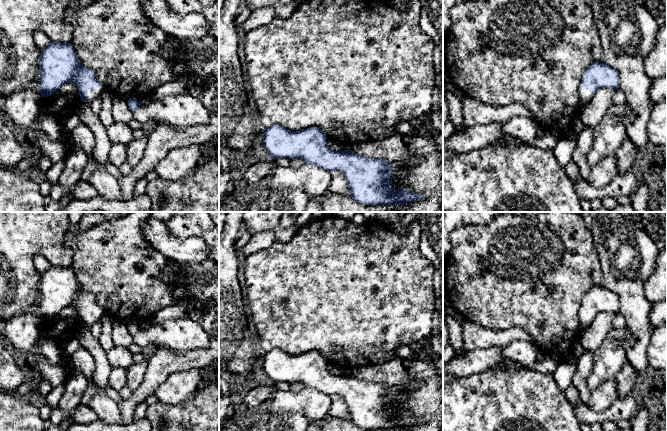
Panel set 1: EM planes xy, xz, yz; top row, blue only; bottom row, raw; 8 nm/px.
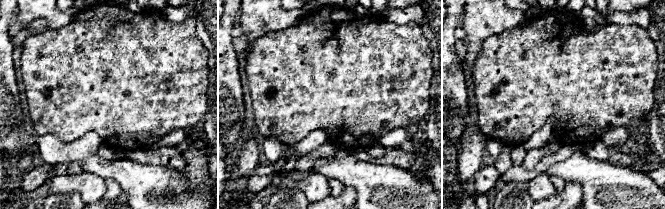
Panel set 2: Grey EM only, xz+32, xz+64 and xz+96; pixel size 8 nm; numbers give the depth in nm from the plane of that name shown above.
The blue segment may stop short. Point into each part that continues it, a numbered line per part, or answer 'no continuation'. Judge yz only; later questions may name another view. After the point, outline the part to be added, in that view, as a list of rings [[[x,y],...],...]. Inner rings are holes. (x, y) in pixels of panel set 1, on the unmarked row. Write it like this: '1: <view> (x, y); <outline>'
1: yz (585, 320); [[[580,312],[580,324],[583,328],[587,328],[593,323],[594,317],[590,317],[588,313]]]

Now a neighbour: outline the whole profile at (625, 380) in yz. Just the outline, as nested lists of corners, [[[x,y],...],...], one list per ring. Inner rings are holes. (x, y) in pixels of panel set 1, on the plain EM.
[[[627,361],[615,377],[616,389],[619,398],[625,398],[634,394],[635,383],[638,376],[635,369]]]

